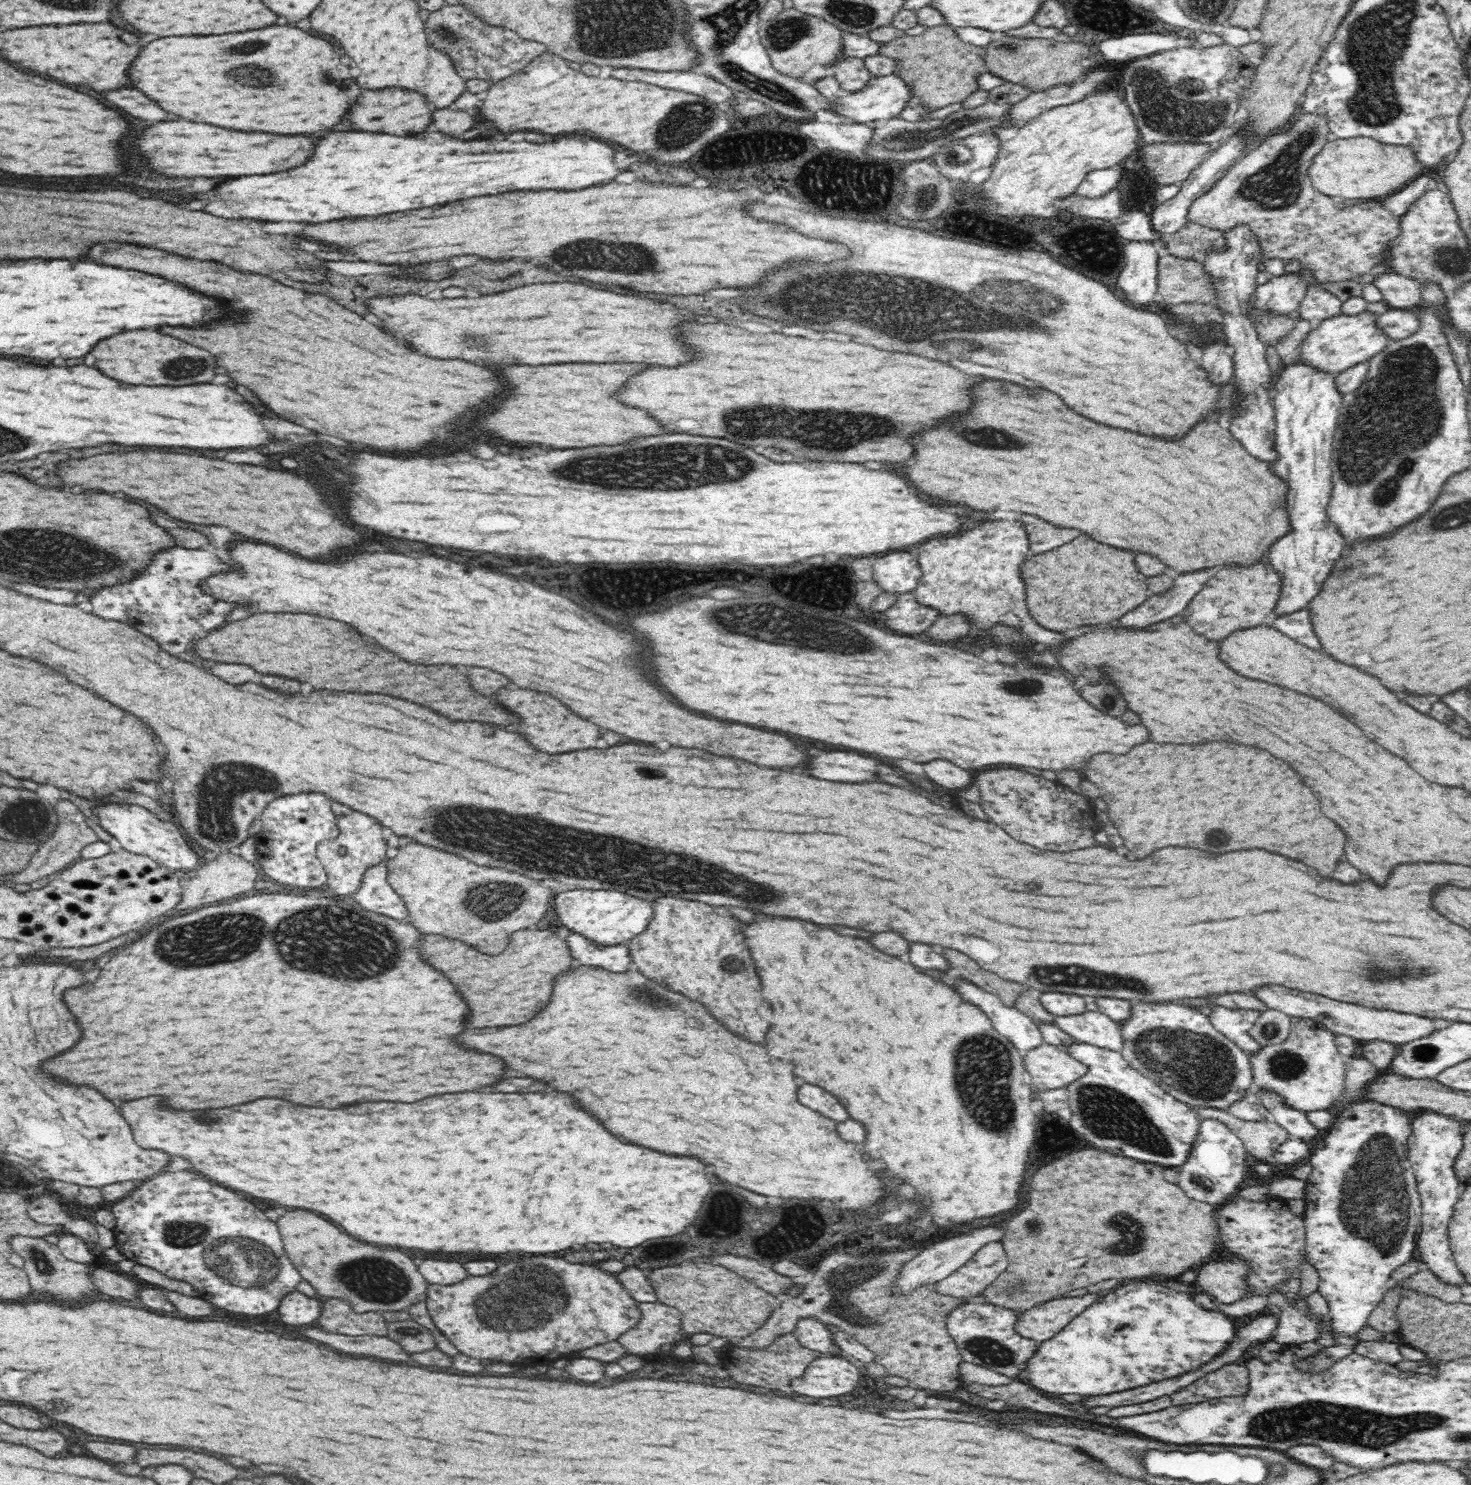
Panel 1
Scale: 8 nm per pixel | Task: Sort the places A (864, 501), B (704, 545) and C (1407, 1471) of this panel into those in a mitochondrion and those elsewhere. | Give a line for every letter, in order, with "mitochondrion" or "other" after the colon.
A: other
B: other
C: other

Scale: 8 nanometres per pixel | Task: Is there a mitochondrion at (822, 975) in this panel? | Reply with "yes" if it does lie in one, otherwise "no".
no

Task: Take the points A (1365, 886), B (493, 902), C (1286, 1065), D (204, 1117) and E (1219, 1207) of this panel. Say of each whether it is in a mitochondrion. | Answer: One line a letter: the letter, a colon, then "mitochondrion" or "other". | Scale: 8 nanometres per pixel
A: other
B: mitochondrion
C: mitochondrion
D: other
E: other

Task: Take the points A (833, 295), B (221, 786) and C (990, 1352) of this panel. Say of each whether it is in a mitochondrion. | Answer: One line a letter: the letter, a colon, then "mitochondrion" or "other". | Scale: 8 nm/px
A: mitochondrion
B: mitochondrion
C: mitochondrion

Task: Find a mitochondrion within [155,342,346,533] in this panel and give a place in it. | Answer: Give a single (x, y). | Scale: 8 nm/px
(184, 368)

